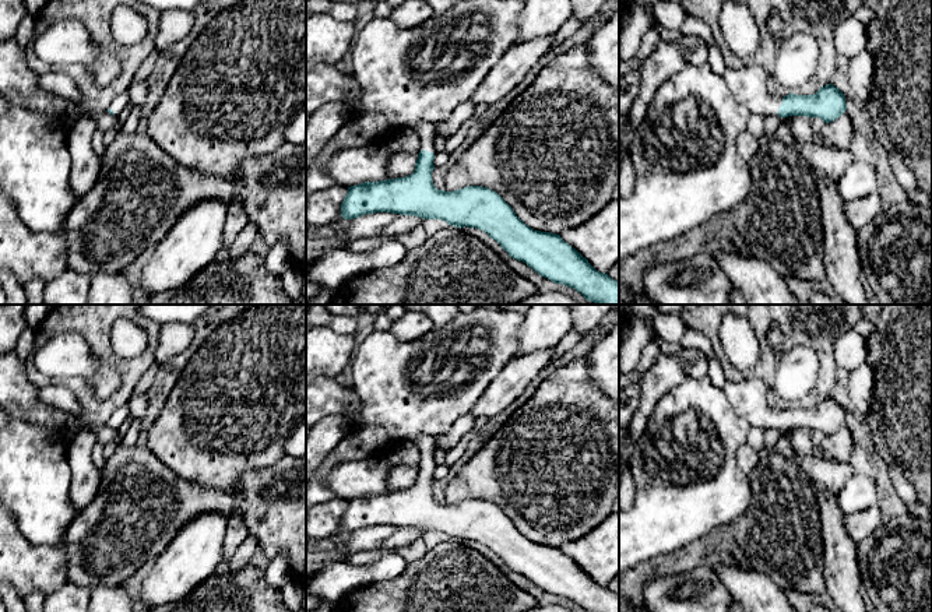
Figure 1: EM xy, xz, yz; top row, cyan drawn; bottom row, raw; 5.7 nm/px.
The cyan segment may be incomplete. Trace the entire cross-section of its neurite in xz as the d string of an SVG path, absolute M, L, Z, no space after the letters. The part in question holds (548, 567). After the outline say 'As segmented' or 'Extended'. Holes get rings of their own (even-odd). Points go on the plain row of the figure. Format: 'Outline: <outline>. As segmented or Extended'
Outline: M423 435L414 440L404 440L401 444L404 443L412 443L421 451L421 465L418 467L414 486L405 490L365 495L348 500L348 506L341 517L344 532L354 532L374 525L391 525L425 532L442 532L457 541L476 541L496 553L510 570L525 576L541 590L573 601L585 612L619 612L619 594L612 592L605 585L597 584L560 548L534 544L525 538L496 504L482 499L467 499L454 504L436 502L432 493L436 467L435 436Z. Extended

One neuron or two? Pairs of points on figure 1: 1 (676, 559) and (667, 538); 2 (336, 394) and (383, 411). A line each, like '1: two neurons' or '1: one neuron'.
1: two neurons
2: two neurons

